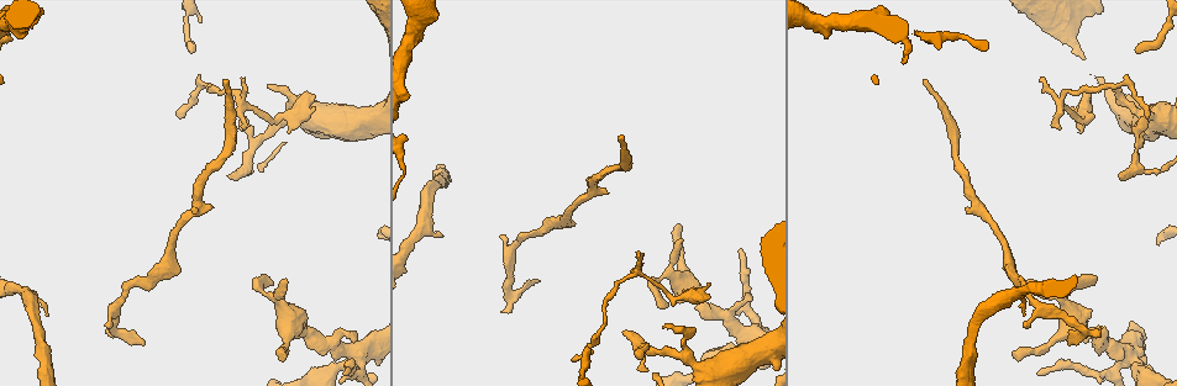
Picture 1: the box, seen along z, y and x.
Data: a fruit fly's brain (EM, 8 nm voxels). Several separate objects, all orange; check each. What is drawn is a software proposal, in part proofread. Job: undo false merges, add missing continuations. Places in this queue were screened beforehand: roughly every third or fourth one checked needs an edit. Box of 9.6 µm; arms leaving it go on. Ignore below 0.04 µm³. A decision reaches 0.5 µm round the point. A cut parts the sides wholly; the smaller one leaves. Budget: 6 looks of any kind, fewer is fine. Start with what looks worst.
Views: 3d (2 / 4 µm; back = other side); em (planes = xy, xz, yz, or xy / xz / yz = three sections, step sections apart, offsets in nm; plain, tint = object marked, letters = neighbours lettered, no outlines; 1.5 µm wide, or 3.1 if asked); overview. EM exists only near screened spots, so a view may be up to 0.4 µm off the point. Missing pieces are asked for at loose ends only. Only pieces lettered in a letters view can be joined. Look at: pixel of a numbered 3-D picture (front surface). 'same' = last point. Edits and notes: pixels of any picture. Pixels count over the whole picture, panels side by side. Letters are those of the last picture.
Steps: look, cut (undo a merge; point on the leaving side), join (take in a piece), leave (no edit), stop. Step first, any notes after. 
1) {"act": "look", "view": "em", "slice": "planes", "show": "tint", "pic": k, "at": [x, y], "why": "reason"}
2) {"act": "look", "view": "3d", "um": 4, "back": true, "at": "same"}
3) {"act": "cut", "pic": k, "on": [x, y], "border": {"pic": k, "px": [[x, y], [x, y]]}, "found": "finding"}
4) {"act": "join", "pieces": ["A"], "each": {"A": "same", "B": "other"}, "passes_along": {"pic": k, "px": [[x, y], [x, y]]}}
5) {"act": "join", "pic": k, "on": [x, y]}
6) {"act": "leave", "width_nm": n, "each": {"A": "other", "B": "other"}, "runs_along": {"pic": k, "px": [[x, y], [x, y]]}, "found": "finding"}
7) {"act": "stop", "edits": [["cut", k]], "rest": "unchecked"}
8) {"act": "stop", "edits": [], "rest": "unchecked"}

{"act": "look", "view": "em", "slice": "xy", "step": 8, "show": "letters", "pic": 1, "at": [1101, 330], "why": "free end"}

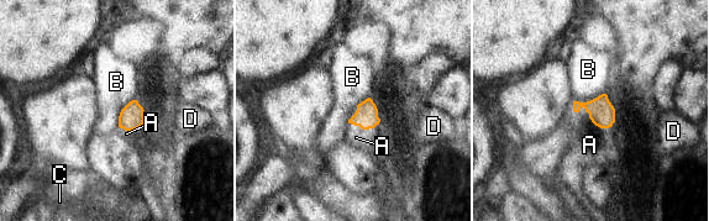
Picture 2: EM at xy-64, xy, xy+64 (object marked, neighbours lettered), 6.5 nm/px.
{"act": "look", "view": "em", "slice": "planes", "show": "letters", "at": "same", "why": "cut it another way"}

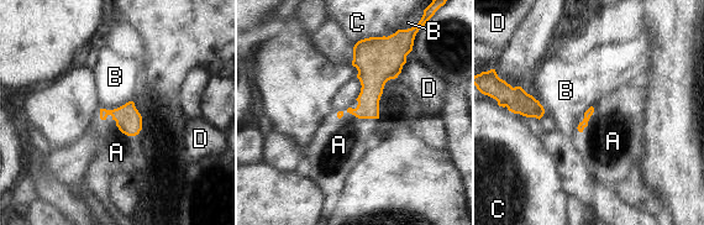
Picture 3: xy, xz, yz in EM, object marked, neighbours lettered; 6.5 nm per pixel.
{"act": "join", "pieces": ["A"], "each": {"A": "same", "B": "other", "C": "other", "D": "other"}, "passes_along": {"pic": 3, "px": [[129, 120], [116, 124], [116, 152]]}, "found": "it goes on there"}

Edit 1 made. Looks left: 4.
{"act": "look", "view": "em", "slice": "planes", "show": "letters", "pic": 1, "at": [1042, 76]}

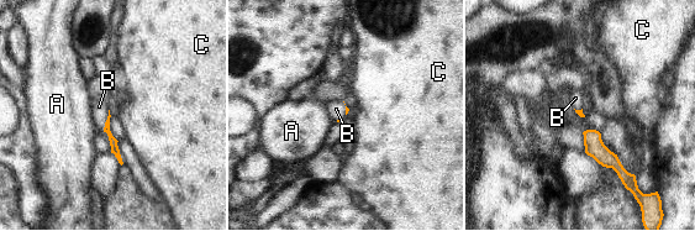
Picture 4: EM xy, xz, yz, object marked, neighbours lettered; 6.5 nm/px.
{"act": "join", "pieces": ["B"], "longest_contact_nm": ["B", 140], "each": {"A": "other", "B": "same", "C": "other"}, "found": "the neuron continues"}

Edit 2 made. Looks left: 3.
{"act": "look", "view": "overview"}

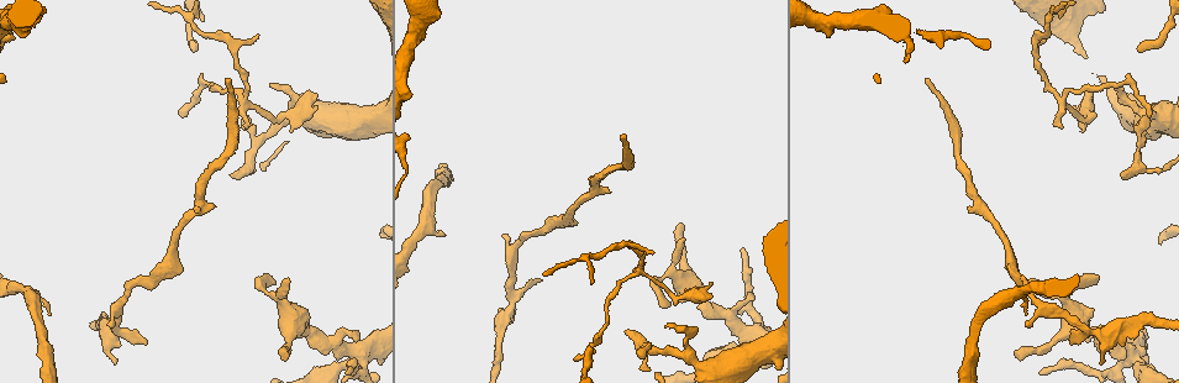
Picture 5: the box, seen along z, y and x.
{"act": "look", "view": "em", "slice": "planes", "show": "letters", "pic": 5, "at": [299, 331], "why": "a fork"}

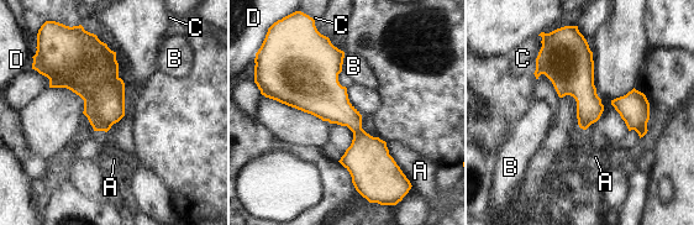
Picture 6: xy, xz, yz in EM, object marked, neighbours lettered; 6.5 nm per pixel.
{"act": "leave", "width_nm": 460, "each": {"A": "other", "B": "other", "C": "other", "D": "other"}, "found": "all the same neuron"}

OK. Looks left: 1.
{"act": "stop", "edits": [["join", 3], ["join", 4]], "rest": "unchecked"}

